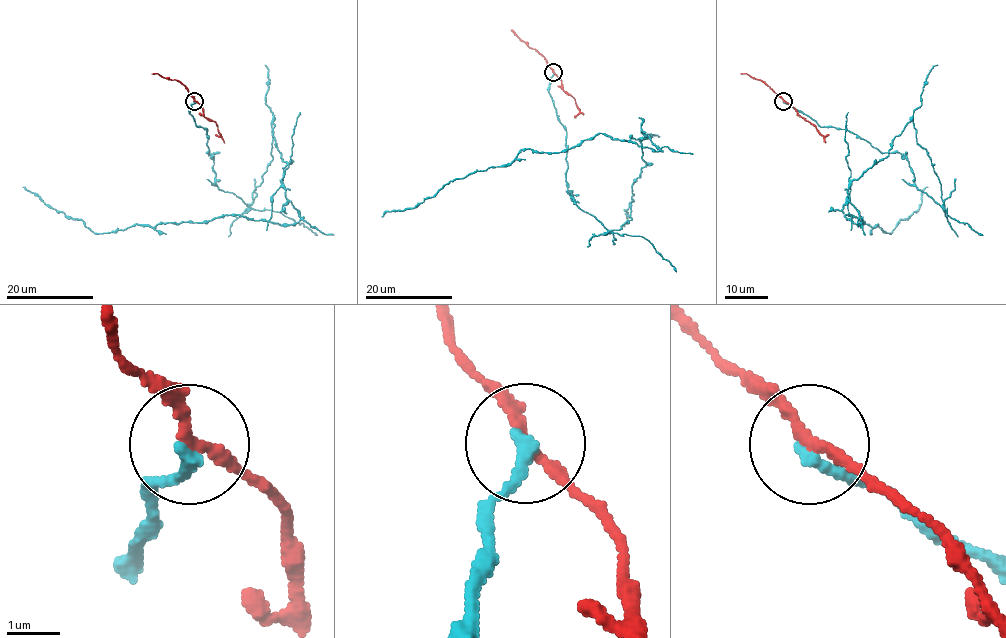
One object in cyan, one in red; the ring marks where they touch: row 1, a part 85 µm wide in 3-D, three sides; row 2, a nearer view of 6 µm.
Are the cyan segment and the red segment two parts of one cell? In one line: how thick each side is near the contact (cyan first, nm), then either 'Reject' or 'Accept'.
Thickness 260 nm (cyan) against 200 nm. Reject

